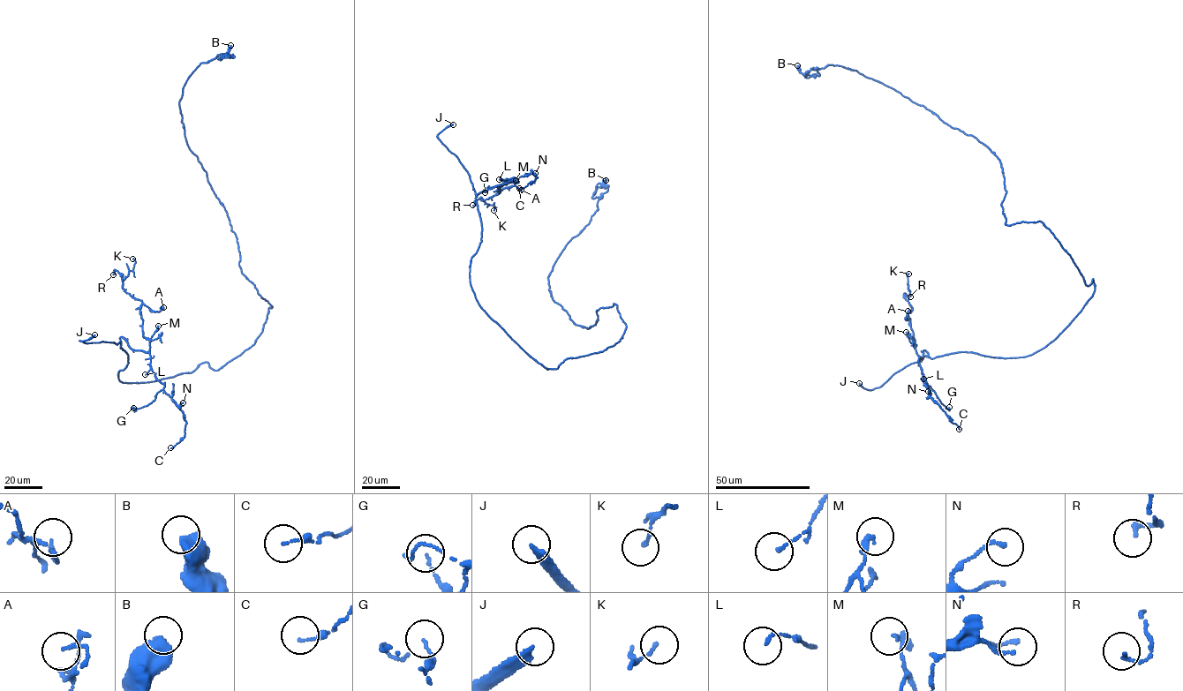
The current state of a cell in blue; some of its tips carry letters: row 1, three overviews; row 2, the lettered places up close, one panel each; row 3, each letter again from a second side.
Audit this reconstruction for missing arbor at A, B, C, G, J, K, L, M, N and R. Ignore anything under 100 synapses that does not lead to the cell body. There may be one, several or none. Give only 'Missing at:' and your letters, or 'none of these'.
Missing at: J

